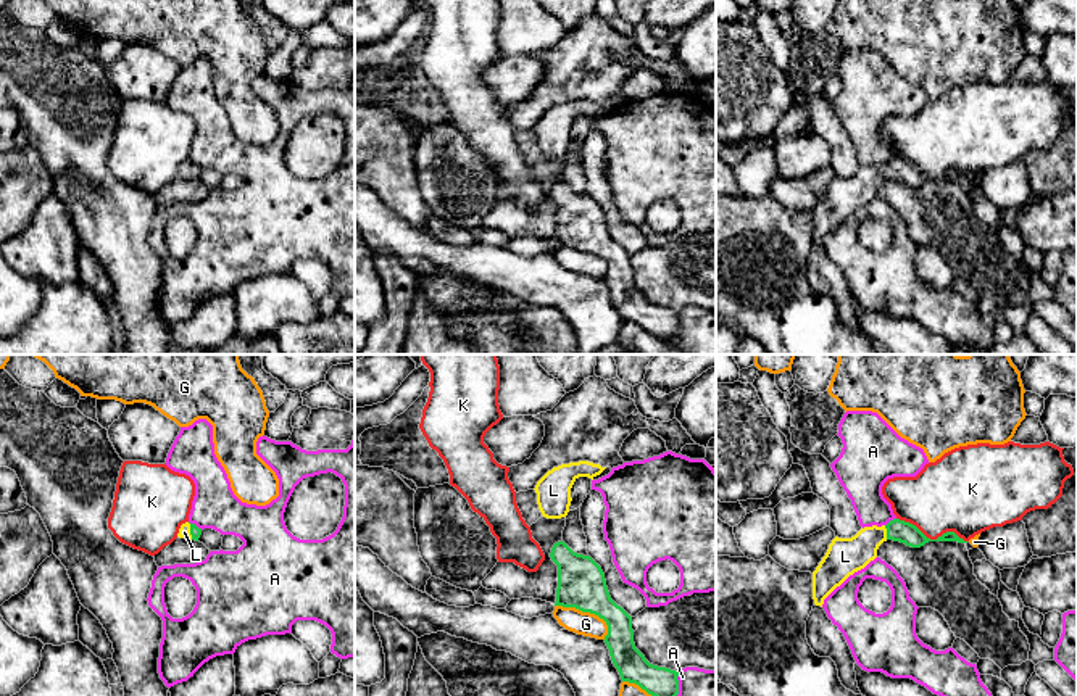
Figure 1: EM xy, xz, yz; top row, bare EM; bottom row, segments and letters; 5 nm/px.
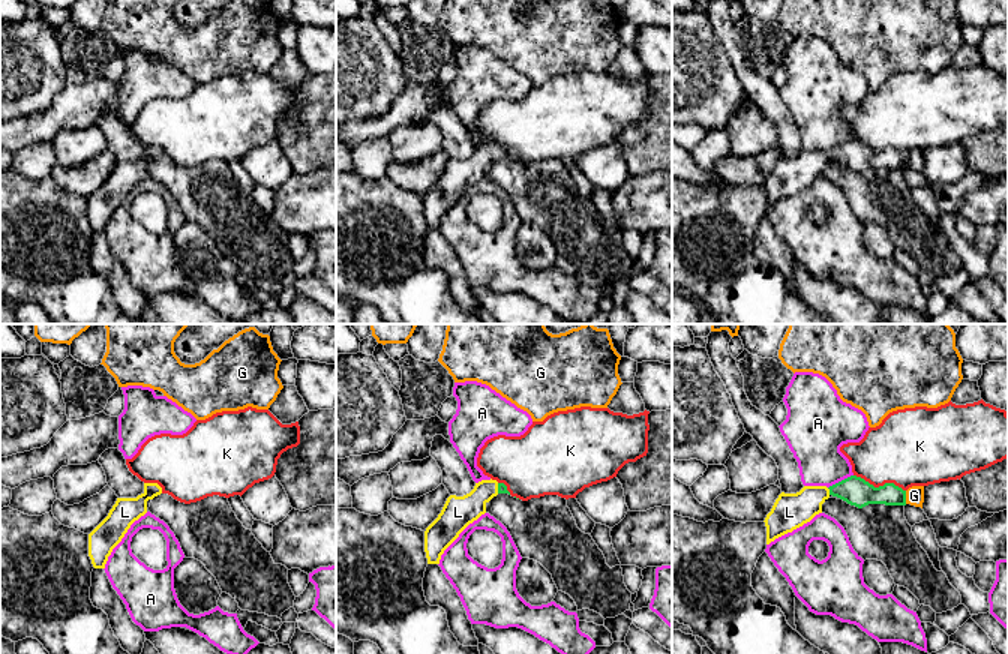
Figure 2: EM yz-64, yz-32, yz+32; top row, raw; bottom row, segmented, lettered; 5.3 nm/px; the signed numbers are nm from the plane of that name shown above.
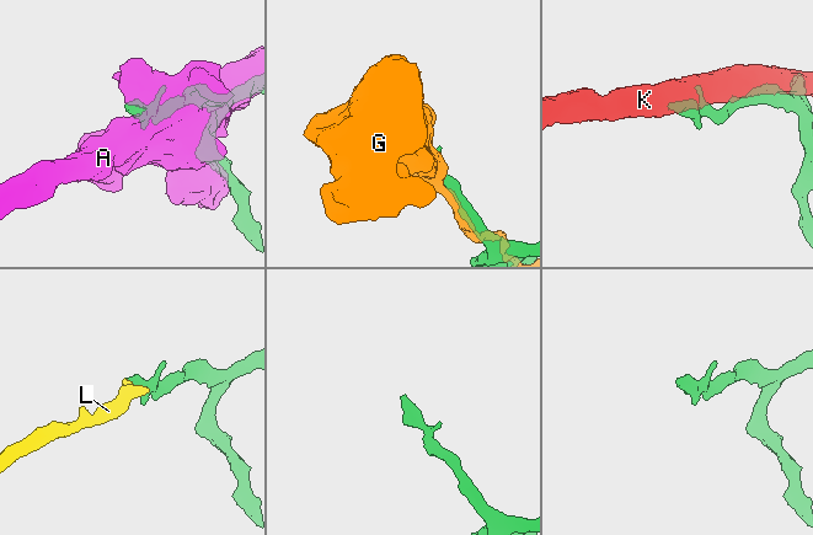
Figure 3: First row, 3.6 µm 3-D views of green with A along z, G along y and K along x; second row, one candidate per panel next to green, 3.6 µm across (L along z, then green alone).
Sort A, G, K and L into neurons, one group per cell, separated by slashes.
A / G / K / L

